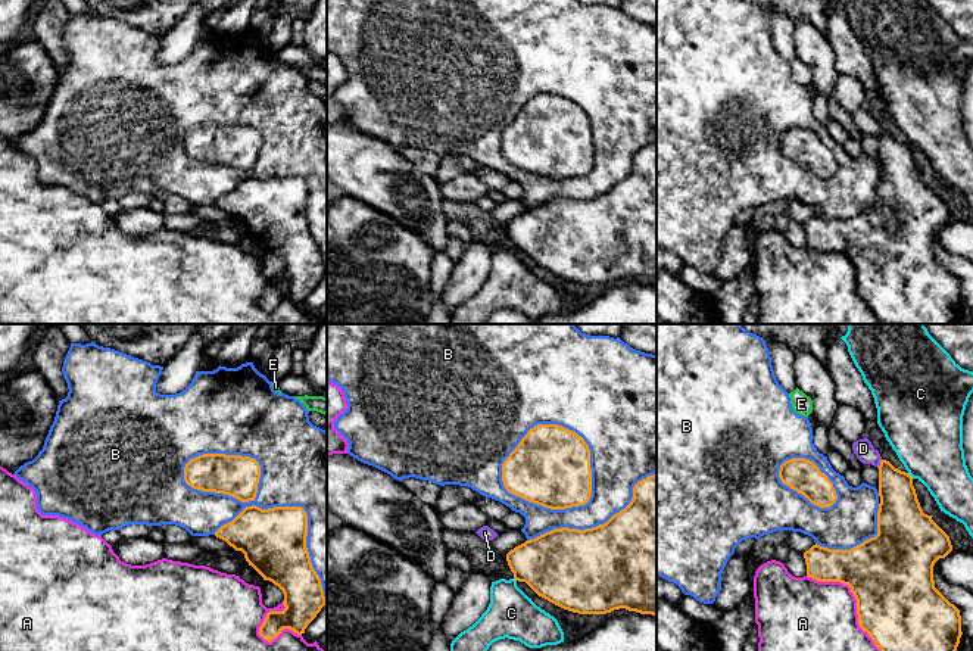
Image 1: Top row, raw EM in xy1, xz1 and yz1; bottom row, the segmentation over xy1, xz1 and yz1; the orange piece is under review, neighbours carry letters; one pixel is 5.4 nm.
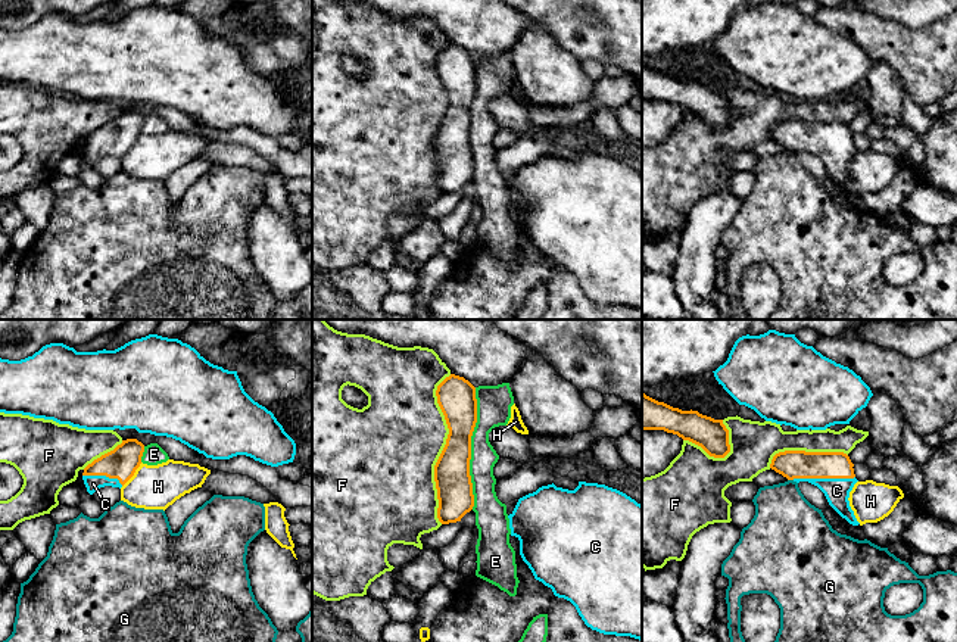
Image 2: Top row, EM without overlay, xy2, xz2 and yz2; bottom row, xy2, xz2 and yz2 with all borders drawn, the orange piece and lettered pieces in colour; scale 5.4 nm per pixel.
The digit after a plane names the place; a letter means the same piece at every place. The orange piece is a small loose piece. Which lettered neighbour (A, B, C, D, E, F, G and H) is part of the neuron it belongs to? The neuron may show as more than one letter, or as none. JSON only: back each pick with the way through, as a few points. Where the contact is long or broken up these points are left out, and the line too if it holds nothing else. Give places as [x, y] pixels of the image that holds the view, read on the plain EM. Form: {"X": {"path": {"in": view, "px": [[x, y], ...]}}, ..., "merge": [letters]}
{"merge": ["C"]}

